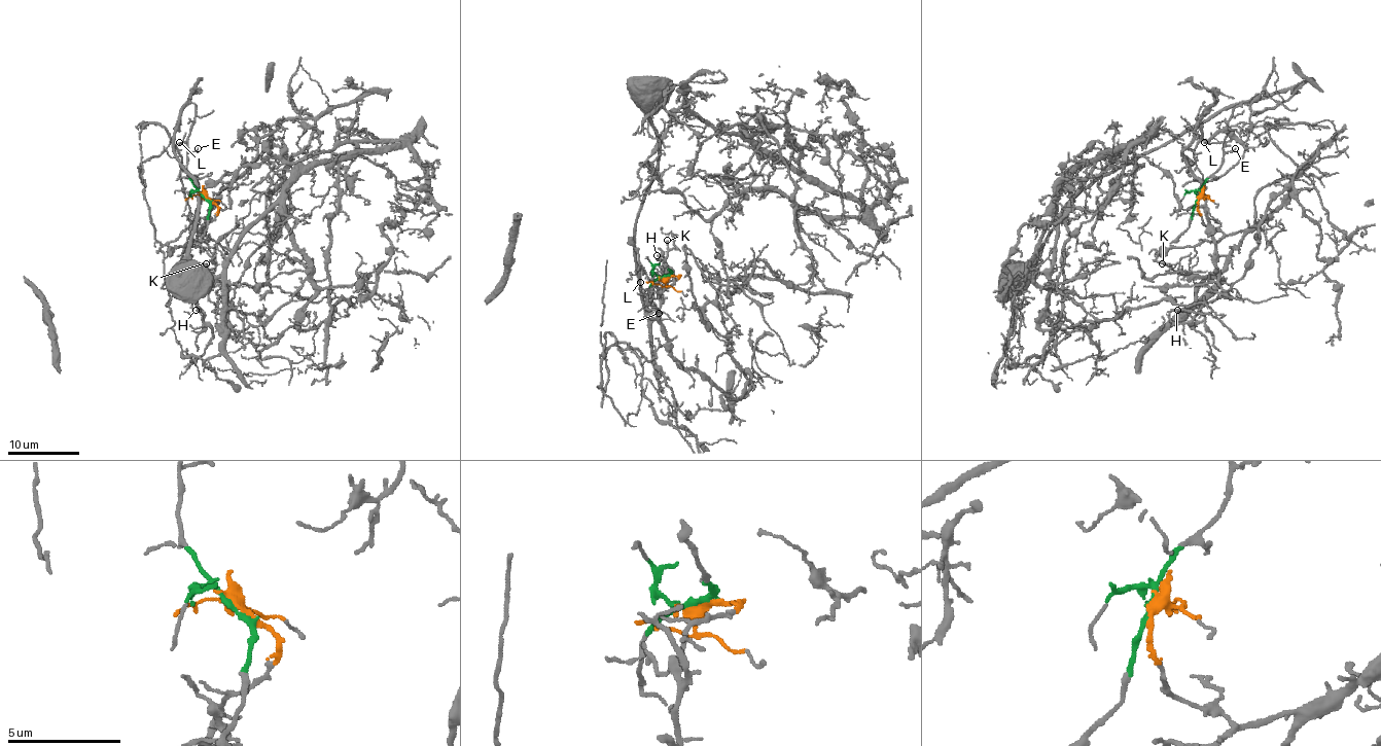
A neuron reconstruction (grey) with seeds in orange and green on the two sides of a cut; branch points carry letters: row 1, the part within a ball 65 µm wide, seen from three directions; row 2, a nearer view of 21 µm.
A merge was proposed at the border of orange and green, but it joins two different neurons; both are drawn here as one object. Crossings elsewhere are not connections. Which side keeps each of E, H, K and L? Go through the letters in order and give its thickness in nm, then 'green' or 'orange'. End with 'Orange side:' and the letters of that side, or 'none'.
E: 140 nm thick; green
H: 110 nm thick; orange
K: 140 nm thick; orange
L: 130 nm thick; green
Orange side: H, K

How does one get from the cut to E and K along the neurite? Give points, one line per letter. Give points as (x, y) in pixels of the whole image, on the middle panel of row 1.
E: (665, 277), (659, 277), (648, 289), (648, 303), (659, 313)
K: (665, 277), (679, 277), (661, 288), (659, 322), (648, 306), (650, 291), (663, 279), (666, 241)

